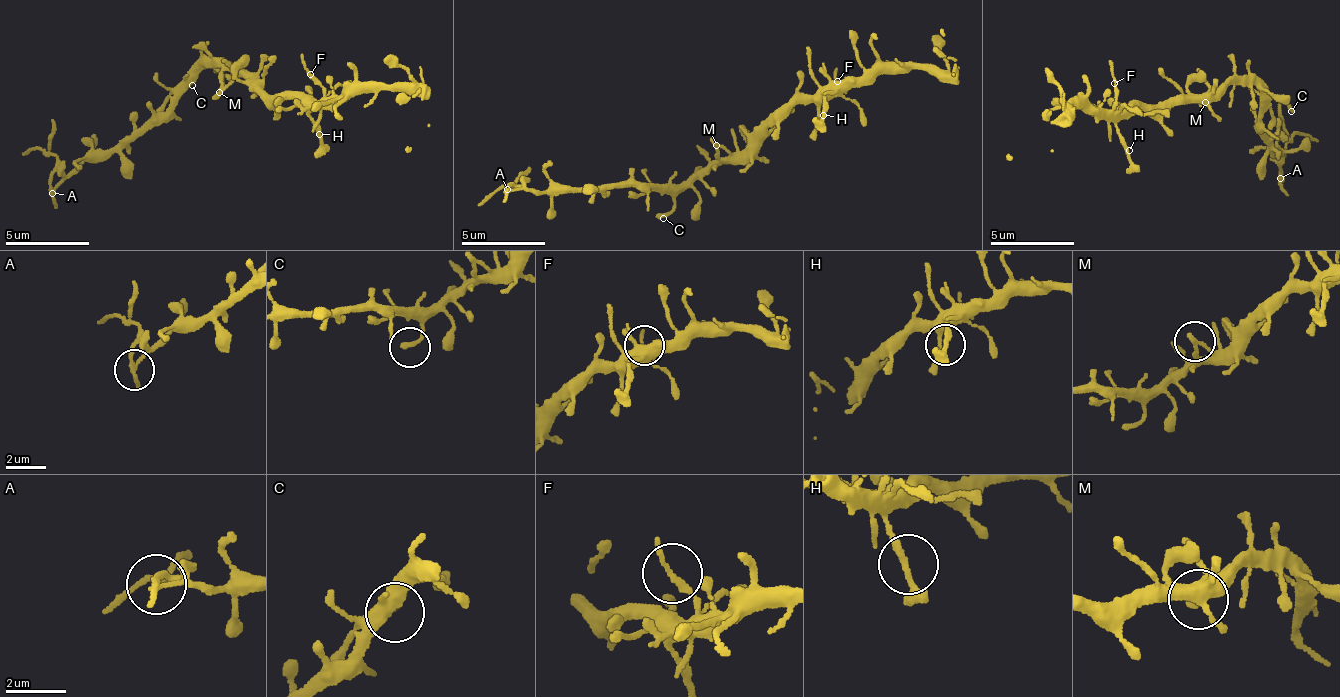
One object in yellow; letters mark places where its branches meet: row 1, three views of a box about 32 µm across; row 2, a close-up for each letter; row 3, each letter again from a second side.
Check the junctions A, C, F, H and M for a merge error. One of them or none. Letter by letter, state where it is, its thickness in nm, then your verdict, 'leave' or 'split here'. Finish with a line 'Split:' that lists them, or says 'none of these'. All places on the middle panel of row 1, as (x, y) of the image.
A: at (507, 189); 200 nm thick; split here
C: at (663, 218); 240 nm thick; leave
F: at (837, 81); 170 nm thick; leave
H: at (823, 115); 220 nm thick; leave
M: at (716, 145); 200 nm thick; leave
Split: A

